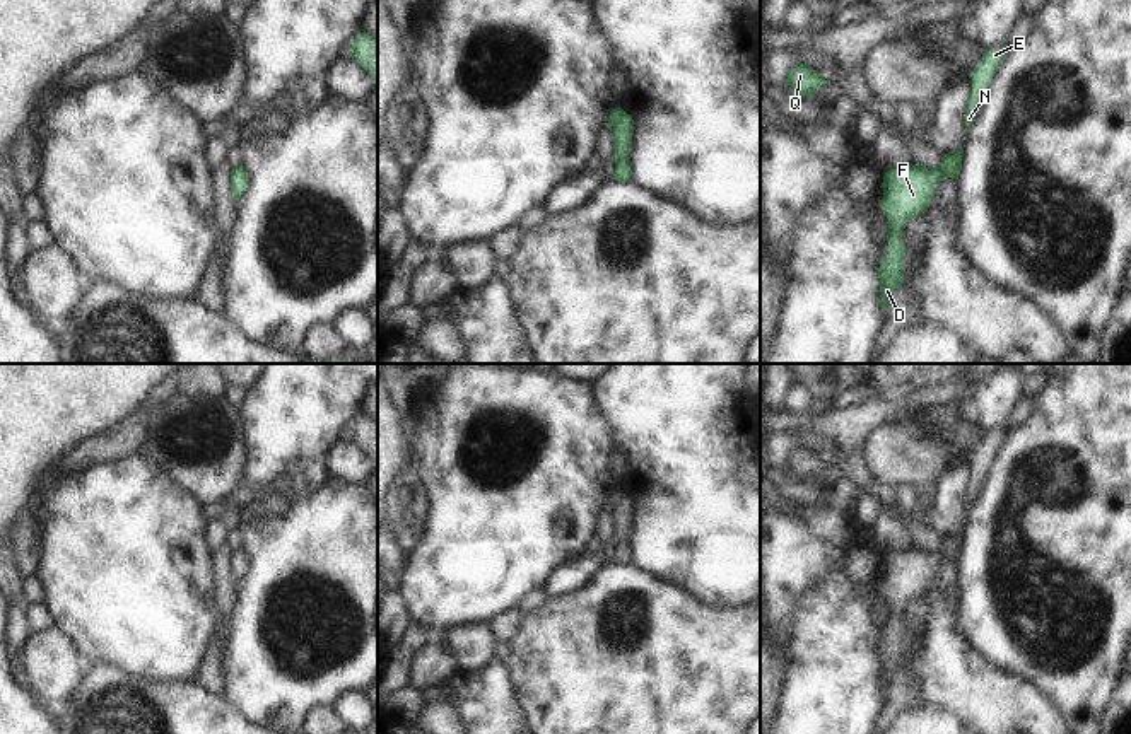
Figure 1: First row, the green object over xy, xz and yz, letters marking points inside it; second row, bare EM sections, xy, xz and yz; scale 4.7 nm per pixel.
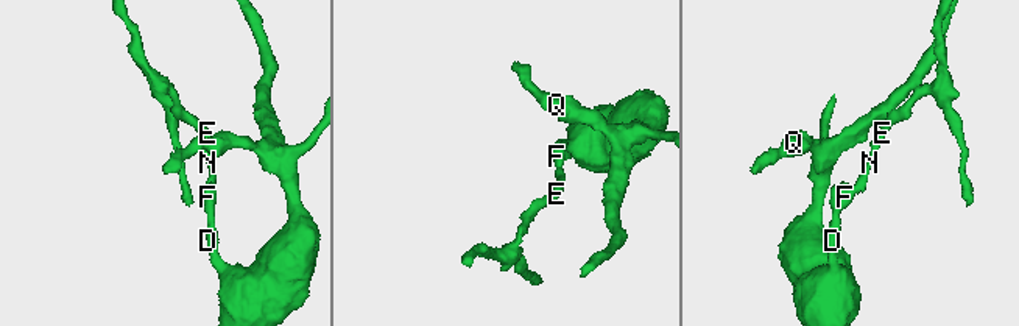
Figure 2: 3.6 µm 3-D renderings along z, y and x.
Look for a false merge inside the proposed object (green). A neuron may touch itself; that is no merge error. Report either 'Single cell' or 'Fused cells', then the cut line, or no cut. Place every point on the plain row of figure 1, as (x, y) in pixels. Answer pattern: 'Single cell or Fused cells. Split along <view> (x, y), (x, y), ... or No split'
Single cell. No split.

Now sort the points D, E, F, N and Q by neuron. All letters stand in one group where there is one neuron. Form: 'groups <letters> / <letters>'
groups D E F N Q

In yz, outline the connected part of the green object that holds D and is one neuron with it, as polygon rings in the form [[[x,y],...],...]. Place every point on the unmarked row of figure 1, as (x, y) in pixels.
[[[953,533],[943,538],[938,551],[921,546],[895,550],[883,558],[882,592],[888,601],[887,638],[880,640],[880,686],[888,693],[894,684],[895,671],[905,662],[905,628],[902,616],[905,608],[924,596],[936,568],[946,562],[958,562],[962,553],[964,533]]]

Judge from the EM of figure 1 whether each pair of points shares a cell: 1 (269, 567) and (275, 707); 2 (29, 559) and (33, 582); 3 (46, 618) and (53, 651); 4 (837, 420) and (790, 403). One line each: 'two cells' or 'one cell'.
1: one cell
2: two cells
3: two cells
4: two cells

